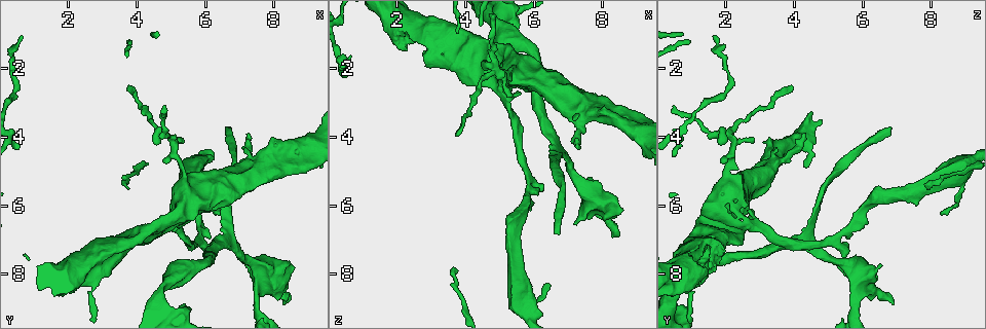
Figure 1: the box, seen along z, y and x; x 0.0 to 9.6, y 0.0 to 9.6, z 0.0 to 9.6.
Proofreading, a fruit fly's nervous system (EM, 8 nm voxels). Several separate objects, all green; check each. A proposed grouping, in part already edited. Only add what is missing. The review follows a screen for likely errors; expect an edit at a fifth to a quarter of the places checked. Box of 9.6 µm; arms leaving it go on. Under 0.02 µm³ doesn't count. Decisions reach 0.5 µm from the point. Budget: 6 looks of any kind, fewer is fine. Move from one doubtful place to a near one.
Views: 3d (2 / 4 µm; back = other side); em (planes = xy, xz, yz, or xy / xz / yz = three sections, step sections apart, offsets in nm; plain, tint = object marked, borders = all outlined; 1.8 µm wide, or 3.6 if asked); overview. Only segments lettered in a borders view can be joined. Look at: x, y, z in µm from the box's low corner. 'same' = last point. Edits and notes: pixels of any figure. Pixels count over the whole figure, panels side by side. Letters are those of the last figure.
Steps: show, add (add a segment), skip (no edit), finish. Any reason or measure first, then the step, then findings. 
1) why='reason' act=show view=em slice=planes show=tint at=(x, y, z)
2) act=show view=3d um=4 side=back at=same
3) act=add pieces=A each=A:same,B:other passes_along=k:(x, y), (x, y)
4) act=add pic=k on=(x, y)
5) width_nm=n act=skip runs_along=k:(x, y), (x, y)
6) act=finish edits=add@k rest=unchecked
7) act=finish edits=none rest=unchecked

why='stops while still wide' act=show view=em slice=planes show=borders at=(8.00, 4.10, 3.10)

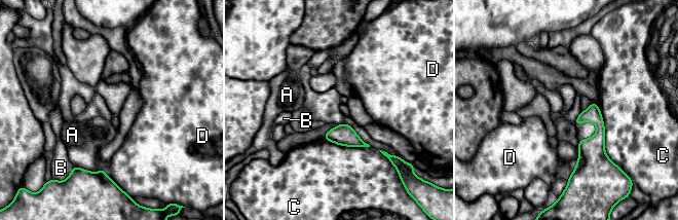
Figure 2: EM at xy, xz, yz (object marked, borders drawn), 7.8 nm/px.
longest_contact=C:500nm act=skip each=A:other,B:other,C:other,D:other runs_along=2:(594, 105), (599, 138), (574, 175) found='none of them fits'

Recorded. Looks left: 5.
act=show view=3d um=4 at=(6.60, 3.75, 6.80)

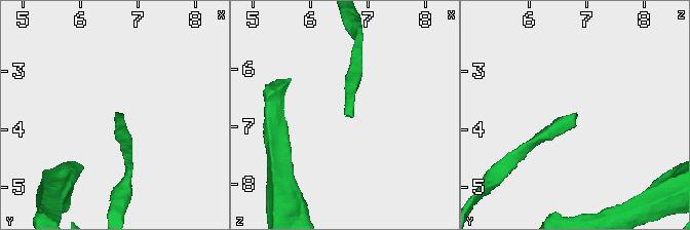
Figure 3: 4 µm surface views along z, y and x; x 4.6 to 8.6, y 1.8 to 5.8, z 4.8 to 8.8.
why='now the EM' act=show view=em slice=xz step=4 show=tint at=(6.55, 3.70, 6.80)

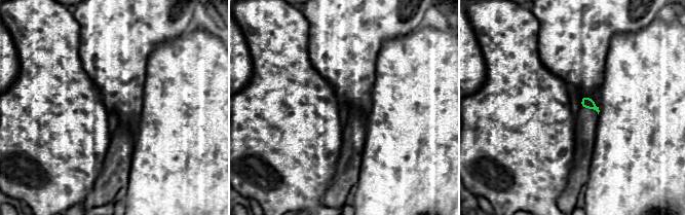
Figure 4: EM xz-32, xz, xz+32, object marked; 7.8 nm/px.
act=show view=em slice=planes show=borders at=same

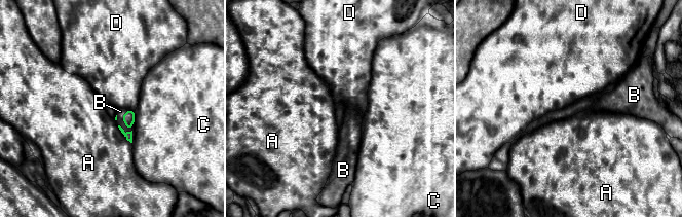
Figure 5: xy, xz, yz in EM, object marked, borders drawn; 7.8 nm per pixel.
act=add pic=5 on=(120, 111) each=A:other,B:same,C:other,D:other passes_along=5:(129, 116), (124, 120), (120, 111) found='the cell continues'

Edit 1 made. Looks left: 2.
why='branch point' act=show view=3d um=4 at=(5.00, 4.00, 2.15)

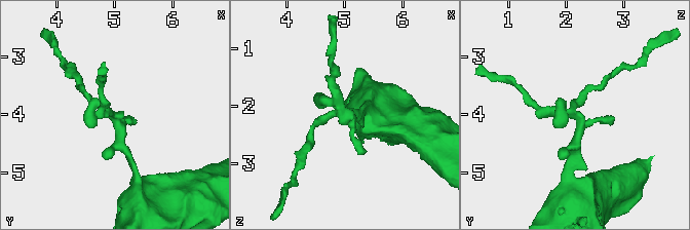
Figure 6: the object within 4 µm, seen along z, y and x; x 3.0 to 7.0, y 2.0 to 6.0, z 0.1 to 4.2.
act=show view=em slice=planes show=borders at=(5.05, 4.00, 2.20)

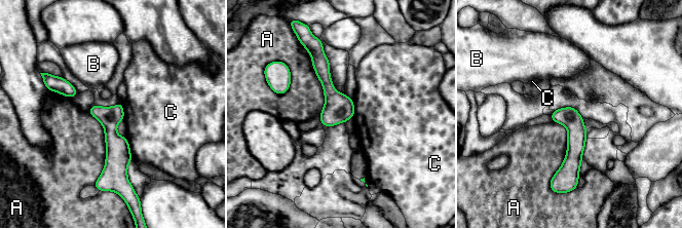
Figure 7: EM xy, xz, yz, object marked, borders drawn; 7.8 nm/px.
act=skip each=A:other,B:other,C:other runs_along=7:(120, 107), (106, 176) found='no lettered segment goes on from it'

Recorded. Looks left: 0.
act=finish edits=add@5 rest=unchecked

